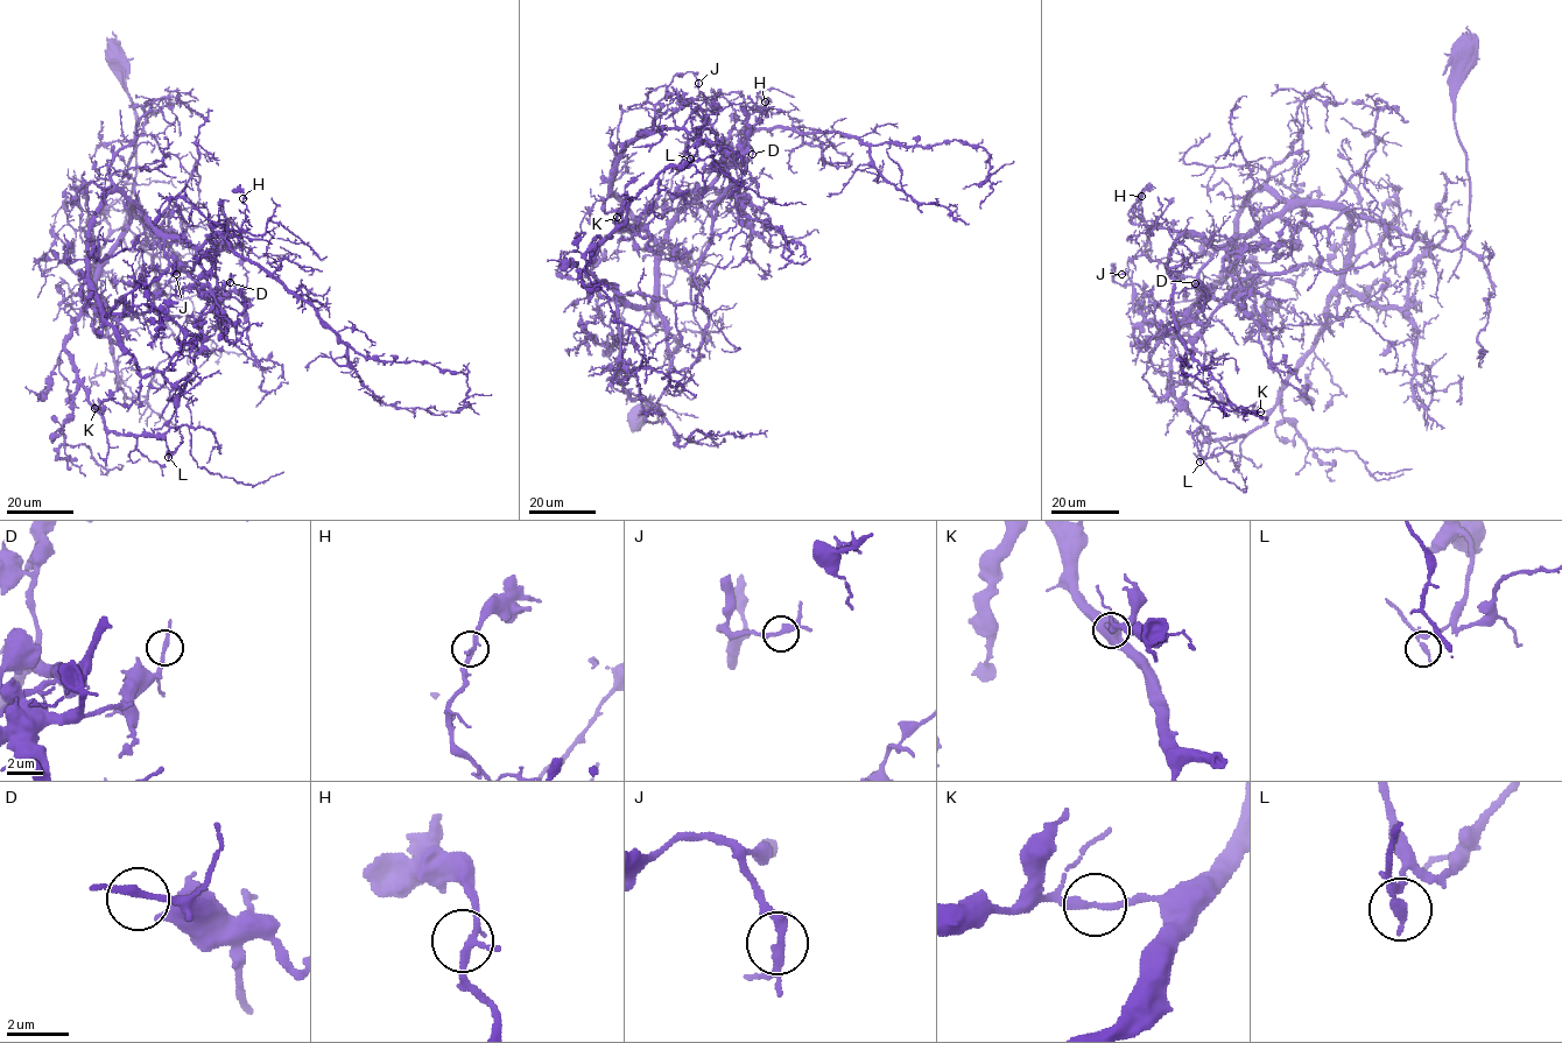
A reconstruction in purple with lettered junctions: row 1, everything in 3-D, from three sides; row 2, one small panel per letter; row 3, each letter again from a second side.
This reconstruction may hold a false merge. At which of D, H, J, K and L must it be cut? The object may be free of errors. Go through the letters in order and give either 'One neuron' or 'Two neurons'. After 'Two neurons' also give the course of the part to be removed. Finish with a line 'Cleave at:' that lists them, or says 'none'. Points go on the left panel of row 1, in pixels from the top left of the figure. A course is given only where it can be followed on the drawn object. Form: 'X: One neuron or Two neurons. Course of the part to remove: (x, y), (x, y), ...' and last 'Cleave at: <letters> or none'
D: One neuron
H: One neuron
J: One neuron
K: One neuron
L: One neuron
Cleave at: none

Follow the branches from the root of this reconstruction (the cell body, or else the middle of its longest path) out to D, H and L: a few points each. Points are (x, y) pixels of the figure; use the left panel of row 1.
D: (115, 53), (135, 117), (122, 242), (135, 251), (155, 232), (208, 302), (230, 282)
H: (115, 53), (135, 117), (125, 245), (147, 242), (135, 206), (159, 231), (202, 245), (241, 227), (243, 198)
L: (115, 53), (135, 117), (122, 242), (147, 242), (133, 217), (65, 352), (105, 427), (163, 435), (168, 457)

